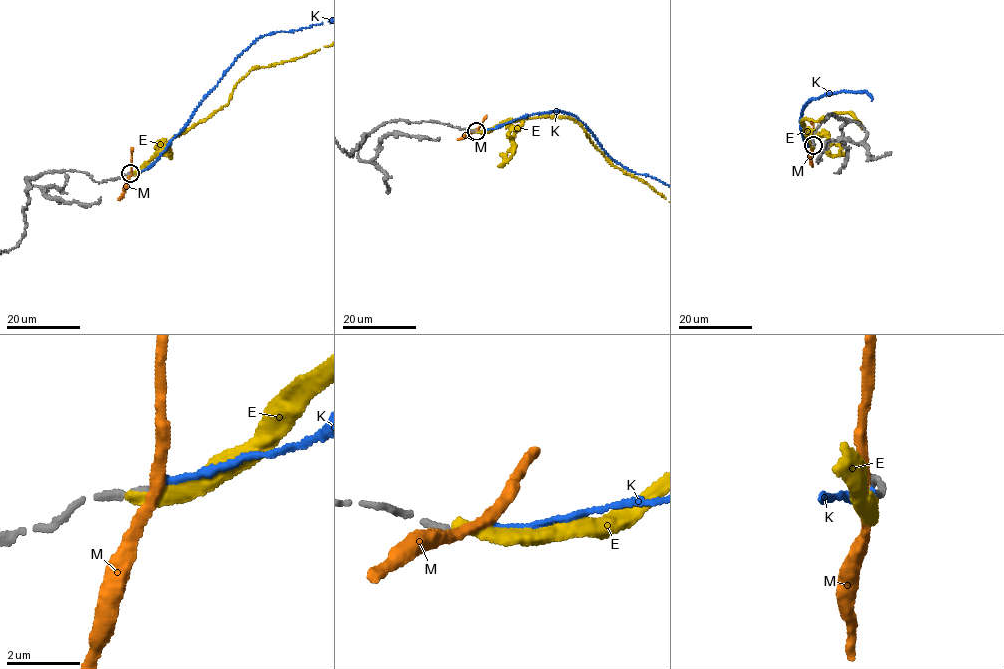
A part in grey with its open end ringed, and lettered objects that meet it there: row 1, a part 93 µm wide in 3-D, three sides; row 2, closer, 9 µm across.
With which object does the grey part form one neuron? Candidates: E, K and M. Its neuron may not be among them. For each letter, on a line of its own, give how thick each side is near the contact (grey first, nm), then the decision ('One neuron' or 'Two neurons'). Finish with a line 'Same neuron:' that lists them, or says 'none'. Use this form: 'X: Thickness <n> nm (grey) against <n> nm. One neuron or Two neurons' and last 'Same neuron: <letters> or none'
E: Thickness 180 nm (grey) against 320 nm. Two neurons
K: Thickness 130 nm (grey) against 180 nm. One neuron
M: Thickness 130 nm (grey) against 280 nm. Two neurons
Same neuron: K

